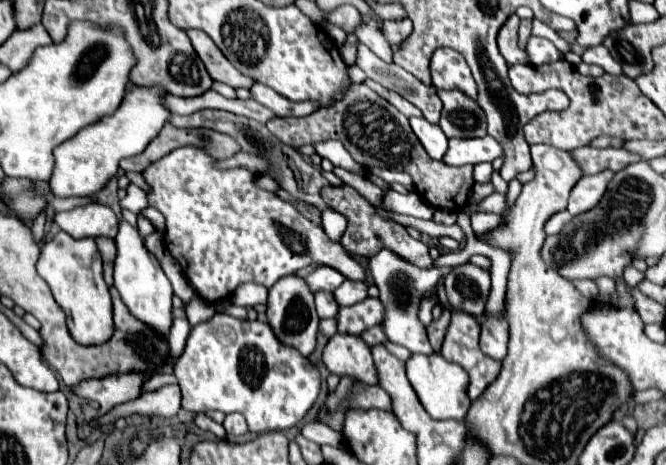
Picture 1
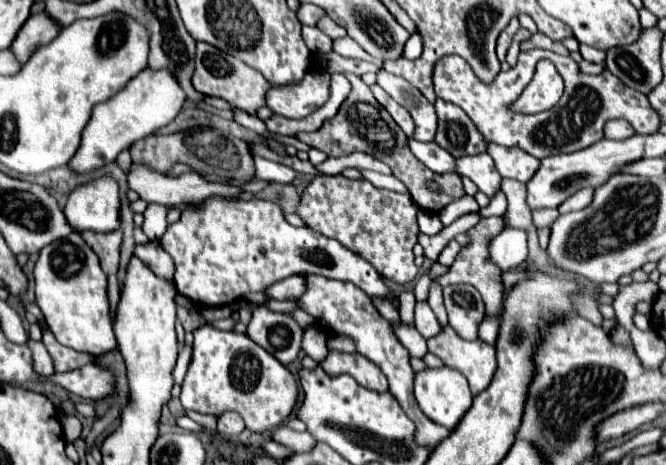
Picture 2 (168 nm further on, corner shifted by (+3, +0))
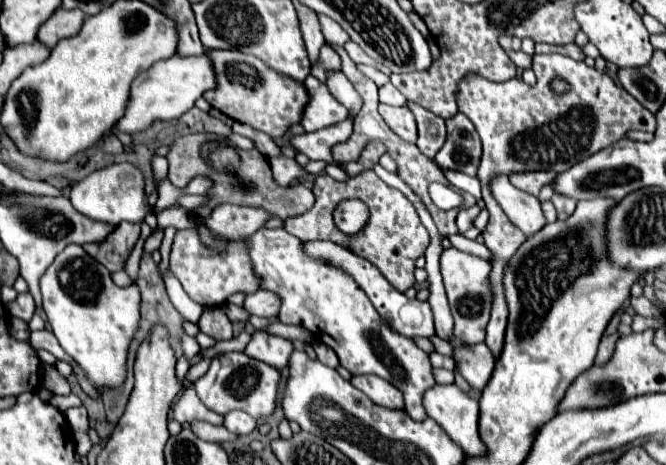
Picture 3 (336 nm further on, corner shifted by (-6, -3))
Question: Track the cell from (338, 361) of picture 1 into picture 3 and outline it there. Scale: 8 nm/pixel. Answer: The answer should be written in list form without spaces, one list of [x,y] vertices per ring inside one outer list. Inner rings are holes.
[[[359,375],[351,379],[353,387],[363,391],[373,403],[387,409],[403,409],[403,395],[397,387],[375,375]]]

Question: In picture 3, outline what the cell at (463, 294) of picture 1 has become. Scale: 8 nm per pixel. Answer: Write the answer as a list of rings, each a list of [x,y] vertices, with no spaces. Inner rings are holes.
[[[453,247],[441,253],[441,275],[443,275],[451,315],[455,319],[455,337],[467,345],[477,345],[483,343],[485,339],[485,327],[493,305],[489,273],[491,273],[491,263],[485,259],[479,259],[475,255],[463,253]]]

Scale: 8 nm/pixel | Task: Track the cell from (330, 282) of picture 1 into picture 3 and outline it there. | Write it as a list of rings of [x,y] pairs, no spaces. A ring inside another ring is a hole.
[[[257,291],[257,293],[245,295],[243,309],[255,317],[275,317],[279,311],[279,299],[275,293]]]

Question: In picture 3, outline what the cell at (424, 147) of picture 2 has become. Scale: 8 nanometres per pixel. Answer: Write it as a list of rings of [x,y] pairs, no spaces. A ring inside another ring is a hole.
[[[443,171],[445,177],[449,179],[449,183],[455,187],[455,189],[461,189],[461,191],[467,191],[471,193],[475,199],[481,199],[481,187],[479,187],[479,179],[477,177],[469,177],[469,175],[463,175],[459,171]]]

